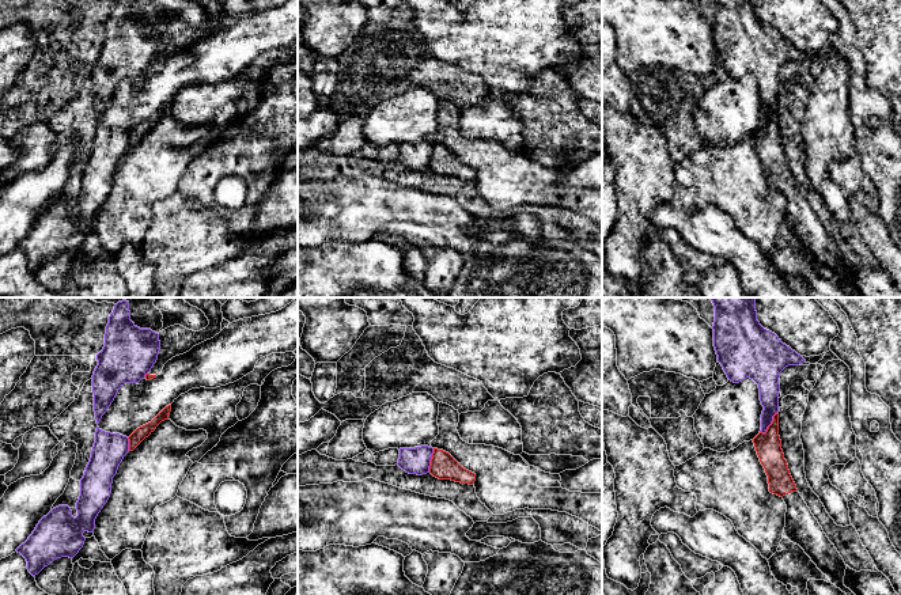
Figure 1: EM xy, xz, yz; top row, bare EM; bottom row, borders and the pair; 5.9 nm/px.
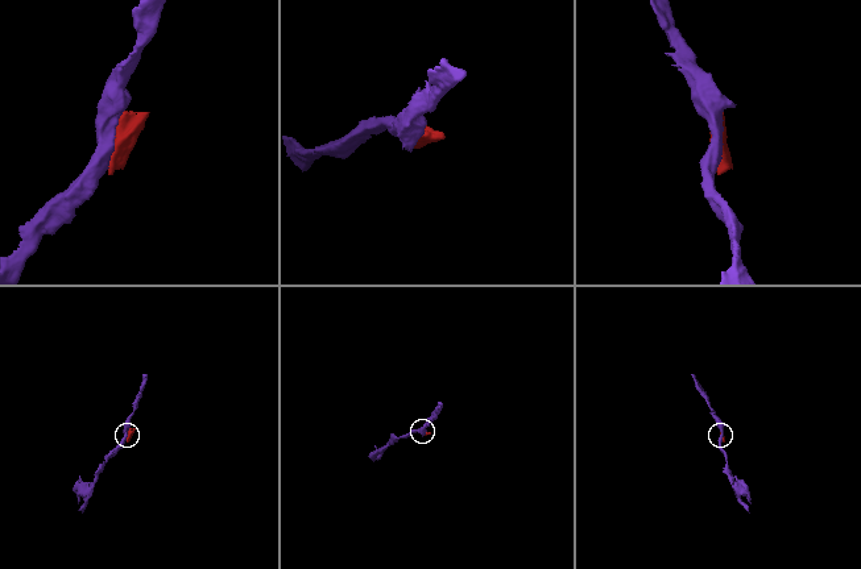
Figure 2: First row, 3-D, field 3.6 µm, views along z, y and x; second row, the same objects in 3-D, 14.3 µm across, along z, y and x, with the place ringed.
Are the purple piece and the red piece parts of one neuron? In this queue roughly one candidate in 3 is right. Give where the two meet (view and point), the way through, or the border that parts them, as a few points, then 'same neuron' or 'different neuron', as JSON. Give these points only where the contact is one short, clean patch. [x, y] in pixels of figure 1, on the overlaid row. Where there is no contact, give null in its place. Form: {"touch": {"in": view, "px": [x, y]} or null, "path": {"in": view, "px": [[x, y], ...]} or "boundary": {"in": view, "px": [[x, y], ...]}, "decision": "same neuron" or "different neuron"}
{"touch": {"in": "yz", "px": [771, 423]}, "decision": "different neuron"}

